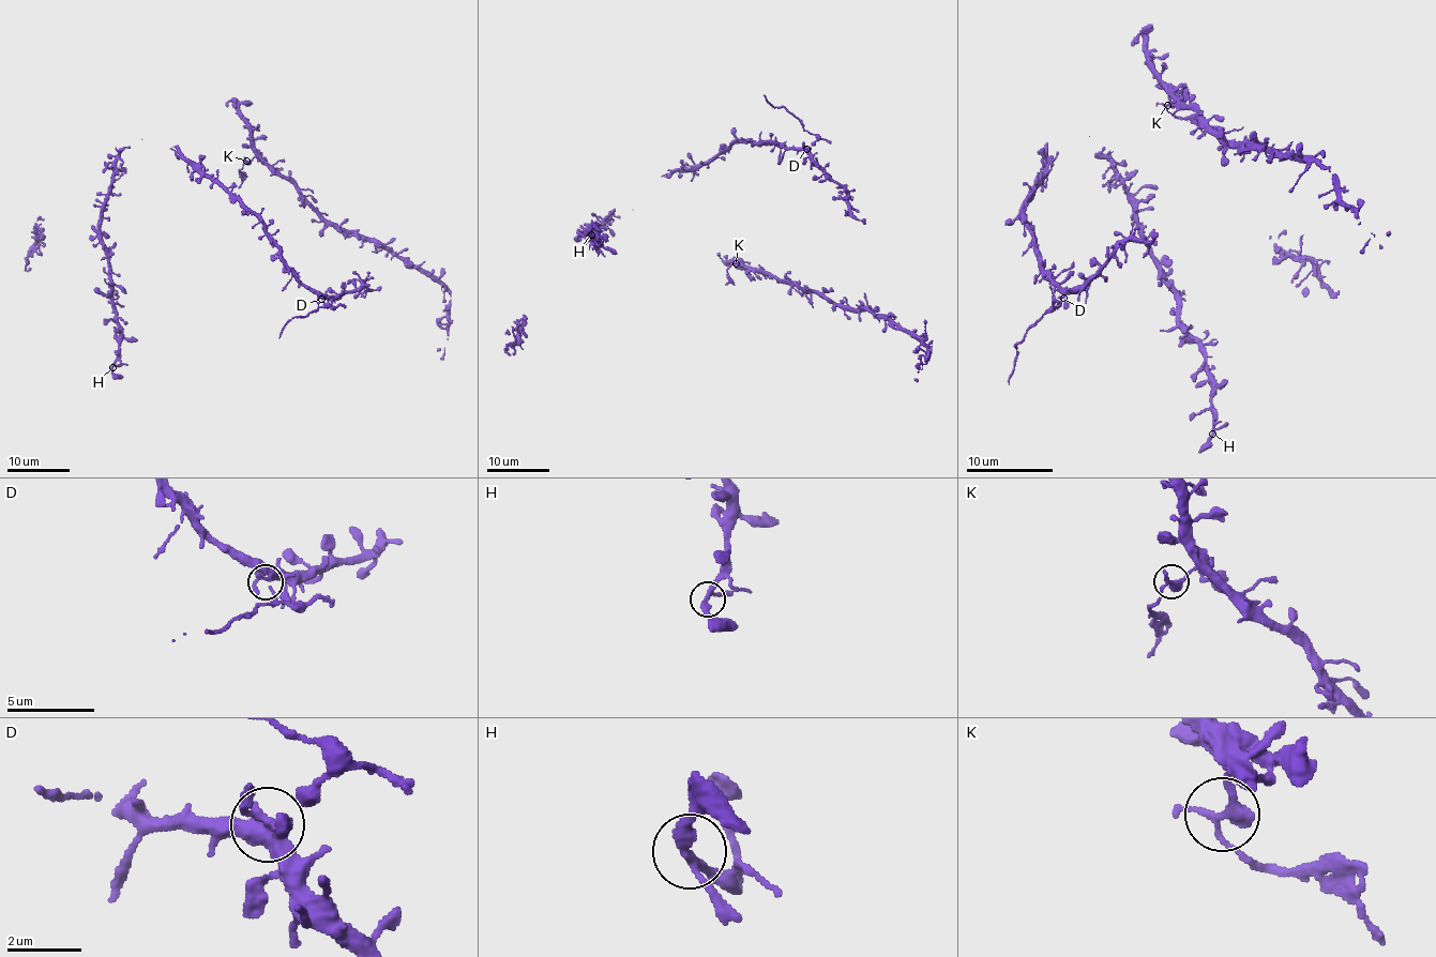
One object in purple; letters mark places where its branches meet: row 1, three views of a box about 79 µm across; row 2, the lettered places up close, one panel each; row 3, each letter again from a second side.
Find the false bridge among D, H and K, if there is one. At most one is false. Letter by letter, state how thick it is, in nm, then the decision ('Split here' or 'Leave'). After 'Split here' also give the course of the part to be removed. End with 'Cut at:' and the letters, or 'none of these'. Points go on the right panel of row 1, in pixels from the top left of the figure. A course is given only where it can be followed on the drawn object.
D: Thickness 260 nm. Leave
H: Thickness 240 nm. Leave
K: Thickness 280 nm. Split here. Course of the part to remove: (1167, 105), (1166, 108), (1179, 119), (1188, 119), (1205, 136)
Cut at: K

